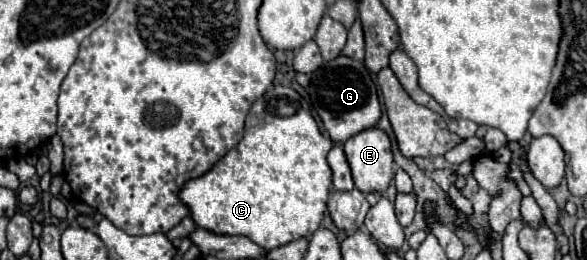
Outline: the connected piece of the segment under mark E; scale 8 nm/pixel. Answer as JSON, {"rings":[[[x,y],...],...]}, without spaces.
{"rings":[[[379,127],[365,129],[343,143],[355,187],[363,193],[385,191],[393,181],[393,153],[387,133]]]}

